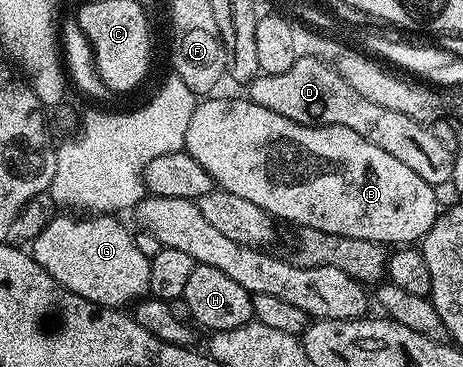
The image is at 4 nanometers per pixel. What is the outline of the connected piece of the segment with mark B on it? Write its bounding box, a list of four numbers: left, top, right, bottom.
[184,97,442,245]

